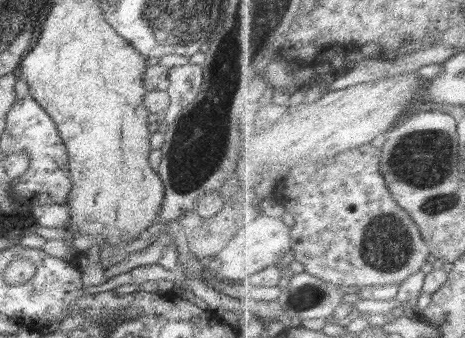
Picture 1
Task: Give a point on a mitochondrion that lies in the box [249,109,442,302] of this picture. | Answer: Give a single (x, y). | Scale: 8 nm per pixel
(388, 245)

